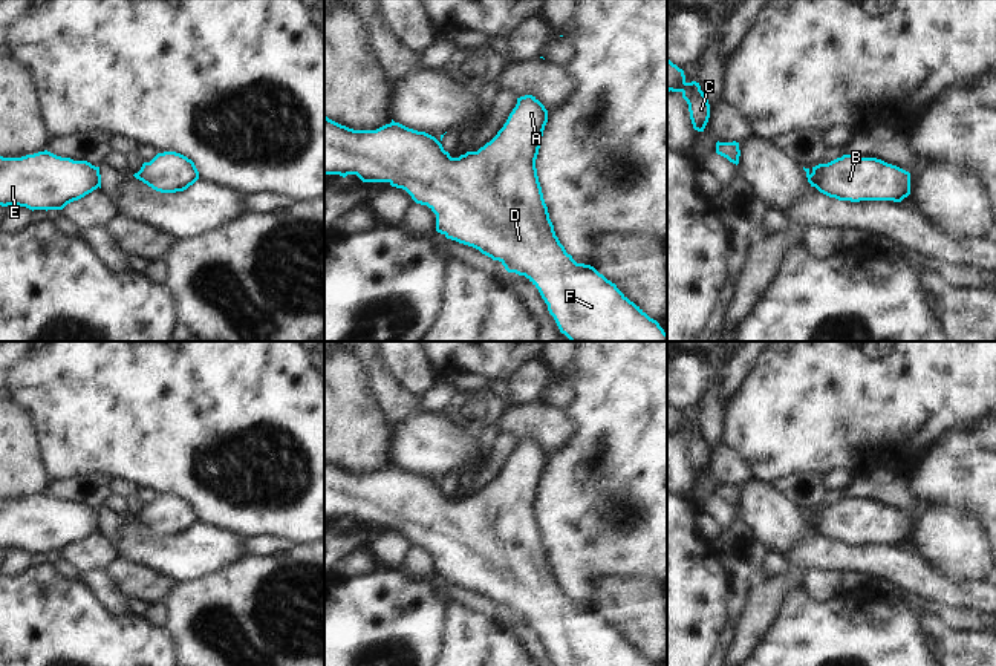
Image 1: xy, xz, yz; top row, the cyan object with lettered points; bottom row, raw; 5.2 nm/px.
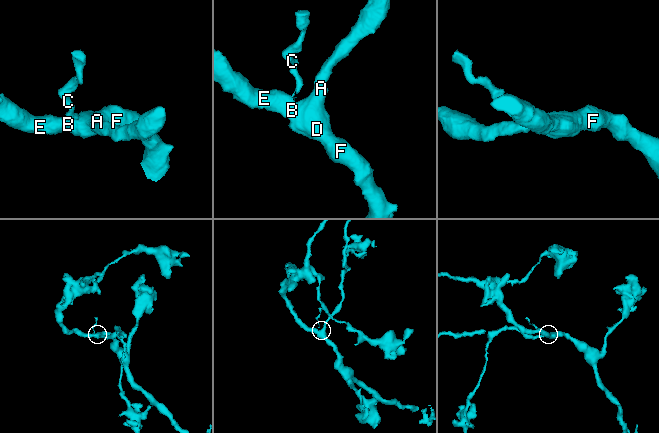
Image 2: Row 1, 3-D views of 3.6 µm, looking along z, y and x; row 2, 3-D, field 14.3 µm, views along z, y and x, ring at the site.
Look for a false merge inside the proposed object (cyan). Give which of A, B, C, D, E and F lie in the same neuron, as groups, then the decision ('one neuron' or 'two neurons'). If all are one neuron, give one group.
A B D E F / C | two neurons

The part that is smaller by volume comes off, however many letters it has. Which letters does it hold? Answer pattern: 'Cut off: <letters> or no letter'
Cut off: C

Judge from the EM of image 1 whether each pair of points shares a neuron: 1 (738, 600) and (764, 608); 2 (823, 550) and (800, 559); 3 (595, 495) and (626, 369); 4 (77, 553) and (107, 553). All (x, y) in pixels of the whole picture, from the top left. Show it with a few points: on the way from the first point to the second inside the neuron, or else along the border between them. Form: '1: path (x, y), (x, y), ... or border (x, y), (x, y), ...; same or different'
1: border (759, 576), (745, 590), (745, 608), (735, 626); different
2: path (817, 553), (807, 554); same
3: path (626, 464), (626, 400); same
4: path (84, 553), (100, 553); same

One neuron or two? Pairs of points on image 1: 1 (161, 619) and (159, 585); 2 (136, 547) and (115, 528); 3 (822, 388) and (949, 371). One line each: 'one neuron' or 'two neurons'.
1: two neurons
2: two neurons
3: one neuron

